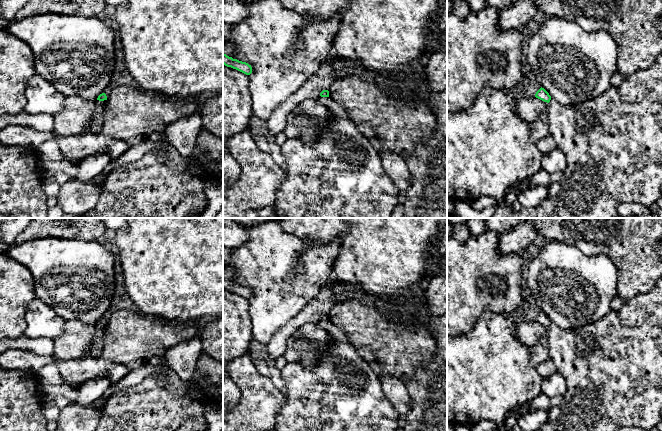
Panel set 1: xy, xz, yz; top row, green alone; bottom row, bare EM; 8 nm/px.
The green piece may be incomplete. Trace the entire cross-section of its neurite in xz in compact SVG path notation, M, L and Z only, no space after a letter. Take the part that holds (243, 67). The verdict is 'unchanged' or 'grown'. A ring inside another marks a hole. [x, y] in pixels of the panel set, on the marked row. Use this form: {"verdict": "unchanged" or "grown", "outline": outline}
{"verdict": "unchanged", "outline": "M223 53L223 64L227 67L236 69L246 75L250 75L252 73L251 65L249 65L246 62L242 62L237 59L233 59L232 57L229 57L224 53Z"}

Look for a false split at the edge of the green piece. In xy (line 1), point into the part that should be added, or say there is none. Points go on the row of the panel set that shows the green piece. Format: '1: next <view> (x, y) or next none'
1: next none

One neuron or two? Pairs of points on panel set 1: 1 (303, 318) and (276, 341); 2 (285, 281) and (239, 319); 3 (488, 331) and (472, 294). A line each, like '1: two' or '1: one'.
1: one
2: two
3: two

